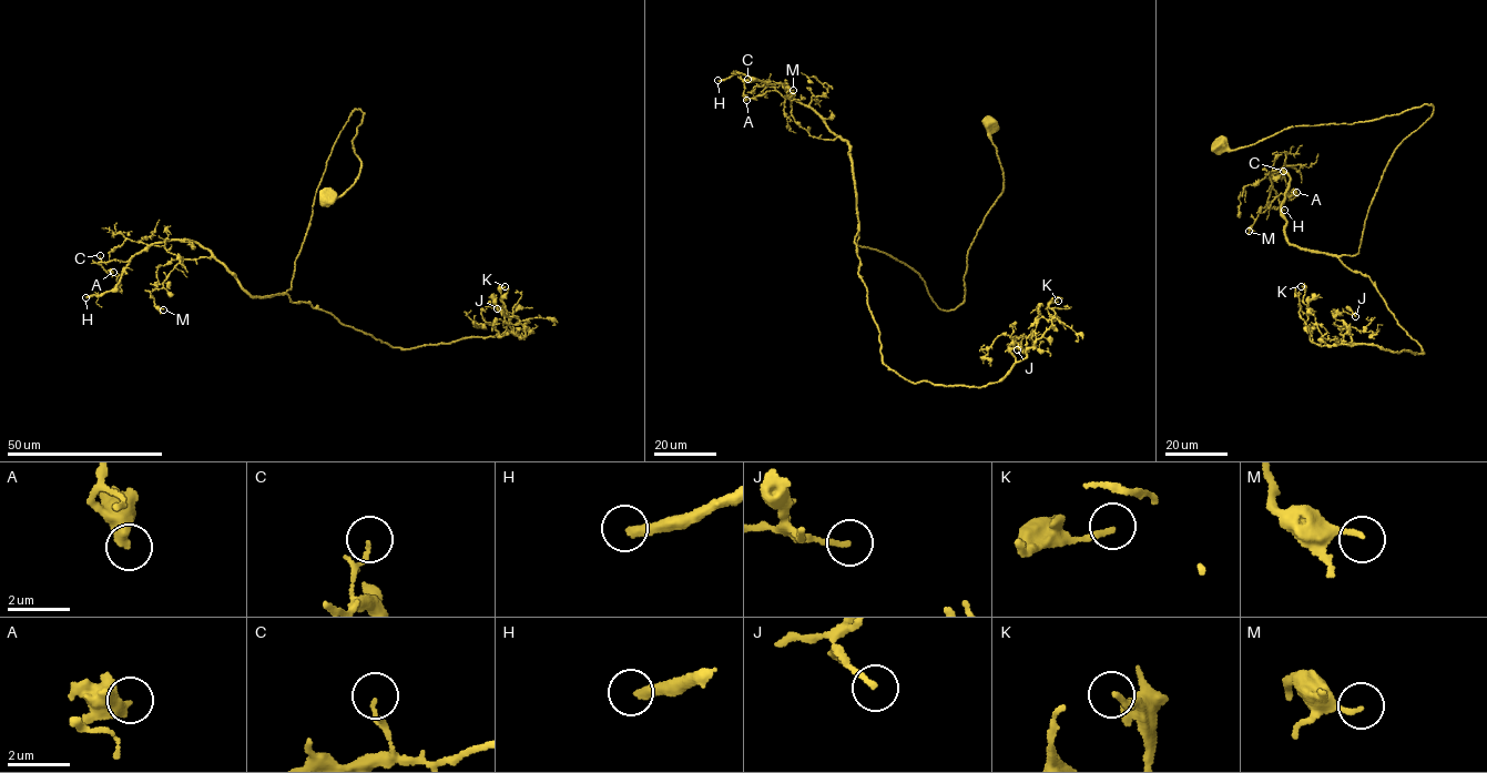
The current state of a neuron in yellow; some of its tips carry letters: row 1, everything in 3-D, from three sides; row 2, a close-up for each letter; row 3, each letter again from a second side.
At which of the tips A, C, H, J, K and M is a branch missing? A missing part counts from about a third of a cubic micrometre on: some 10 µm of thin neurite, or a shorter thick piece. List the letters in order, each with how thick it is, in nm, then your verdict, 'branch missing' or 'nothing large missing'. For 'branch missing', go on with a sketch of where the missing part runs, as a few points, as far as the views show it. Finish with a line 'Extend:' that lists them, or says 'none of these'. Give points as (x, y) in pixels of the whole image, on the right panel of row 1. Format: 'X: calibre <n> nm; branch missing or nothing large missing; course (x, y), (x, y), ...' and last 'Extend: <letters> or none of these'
A: calibre 480 nm; nothing large missing
C: calibre 110 nm; nothing large missing
H: calibre 320 nm; branch missing
J: calibre 170 nm; nothing large missing
K: calibre 190 nm; nothing large missing
M: calibre 150 nm; nothing large missing
Extend: H

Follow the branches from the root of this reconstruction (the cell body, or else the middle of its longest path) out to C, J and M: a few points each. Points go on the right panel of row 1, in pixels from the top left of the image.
C: (1221, 145), (1433, 108), (1388, 162), (1355, 255), (1290, 244), (1290, 179), (1282, 168), (1270, 179), (1283, 171)
J: (1221, 145), (1432, 105), (1388, 162), (1358, 252), (1337, 256), (1424, 354), (1346, 345), (1335, 317), (1355, 316)
M: (1221, 145), (1433, 108), (1388, 162), (1355, 255), (1290, 244), (1281, 207), (1296, 192), (1281, 193), (1249, 231)

